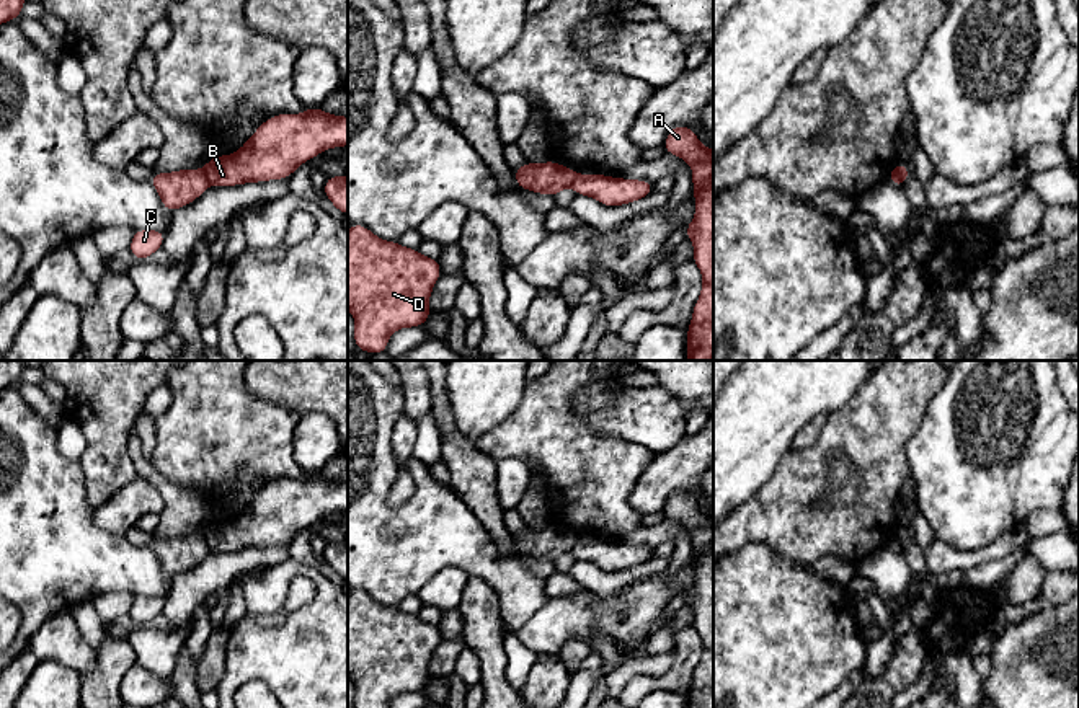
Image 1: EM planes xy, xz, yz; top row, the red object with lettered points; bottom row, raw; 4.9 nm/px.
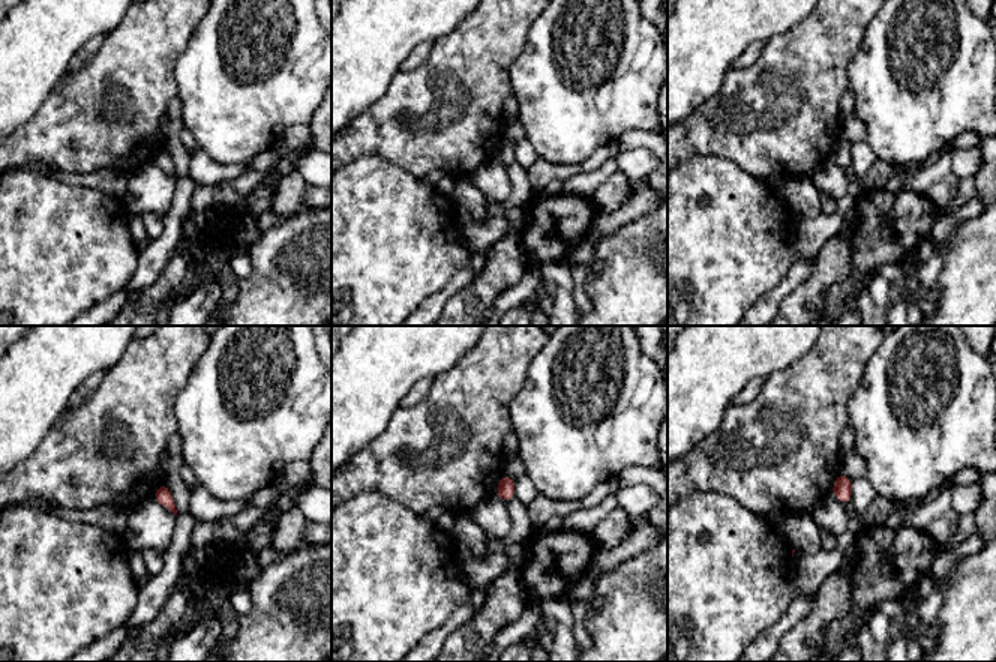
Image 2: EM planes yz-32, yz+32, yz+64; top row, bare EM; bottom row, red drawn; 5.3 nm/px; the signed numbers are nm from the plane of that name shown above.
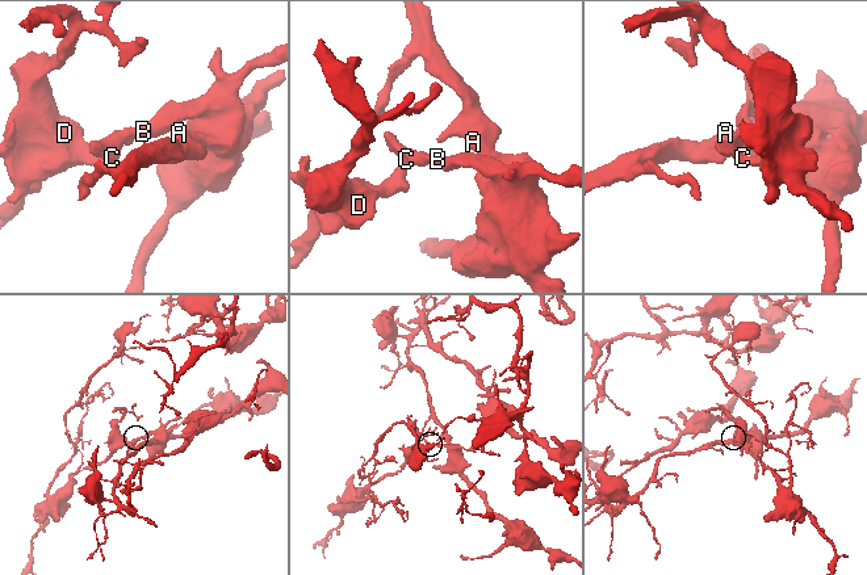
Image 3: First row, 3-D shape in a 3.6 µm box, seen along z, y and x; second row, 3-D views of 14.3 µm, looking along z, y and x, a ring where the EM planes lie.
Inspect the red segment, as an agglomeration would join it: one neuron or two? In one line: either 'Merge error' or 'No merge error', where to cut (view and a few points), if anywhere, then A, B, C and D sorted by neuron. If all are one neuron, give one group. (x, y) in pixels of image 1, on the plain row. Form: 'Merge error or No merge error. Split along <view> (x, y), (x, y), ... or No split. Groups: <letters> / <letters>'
Merge error. Split along xy (203, 535), (209, 548). Groups: A B / C D

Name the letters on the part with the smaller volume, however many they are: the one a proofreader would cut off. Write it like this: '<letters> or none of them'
C, D

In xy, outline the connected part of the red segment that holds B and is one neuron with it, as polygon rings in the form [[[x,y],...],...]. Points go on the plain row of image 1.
[[[322,473],[304,480],[278,480],[258,491],[256,498],[232,520],[212,522],[206,532],[209,550],[238,551],[284,545],[305,525],[348,511],[348,483]]]

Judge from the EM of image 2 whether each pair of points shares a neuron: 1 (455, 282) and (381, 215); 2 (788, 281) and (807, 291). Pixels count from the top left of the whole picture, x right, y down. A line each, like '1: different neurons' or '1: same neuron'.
1: different neurons
2: different neurons

